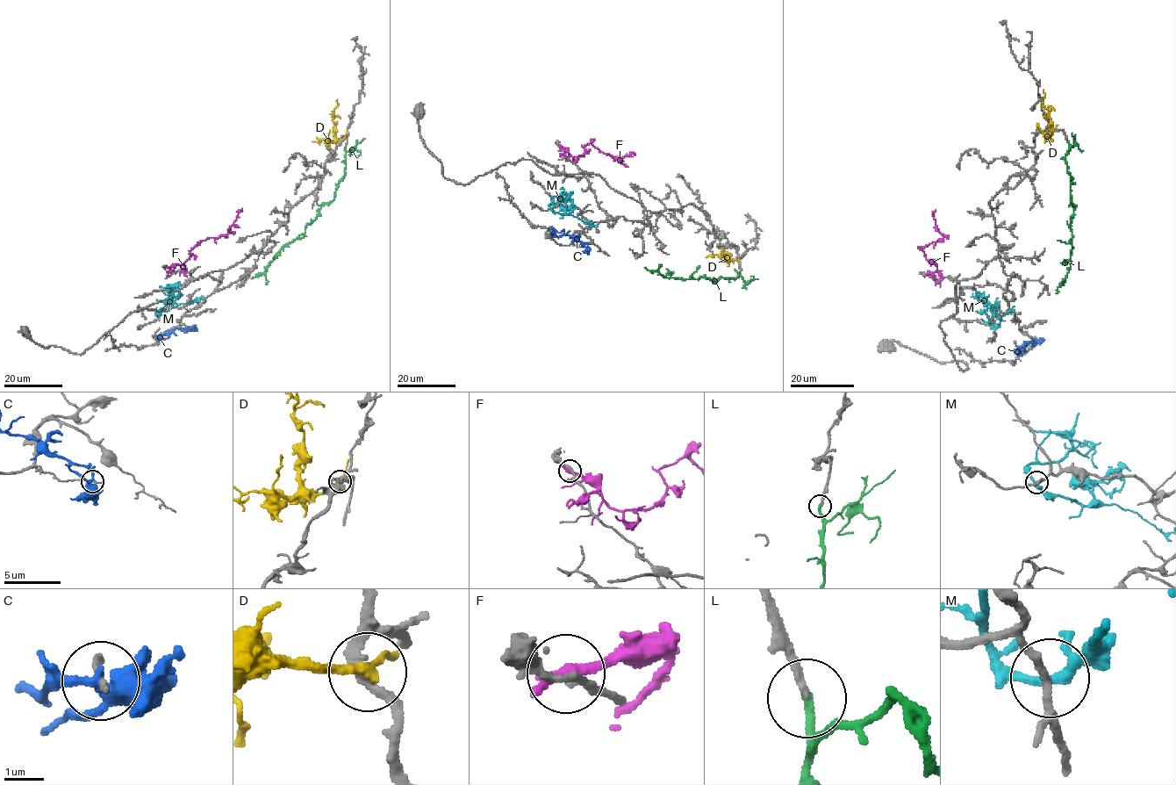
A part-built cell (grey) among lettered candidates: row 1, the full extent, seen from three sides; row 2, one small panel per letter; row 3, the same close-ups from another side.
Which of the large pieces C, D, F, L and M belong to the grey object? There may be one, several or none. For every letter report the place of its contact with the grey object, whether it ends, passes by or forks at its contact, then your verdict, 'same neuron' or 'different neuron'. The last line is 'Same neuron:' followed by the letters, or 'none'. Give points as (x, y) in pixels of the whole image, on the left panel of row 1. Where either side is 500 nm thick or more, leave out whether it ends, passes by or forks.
C: contact (194, 327); it forks; different neuron
D: contact (344, 136); it passes by; different neuron
F: contact (168, 268); it ends; different neuron
L: contact (345, 147); it ends; same neuron
M: contact (158, 315); it forks; different neuron
Same neuron: L

